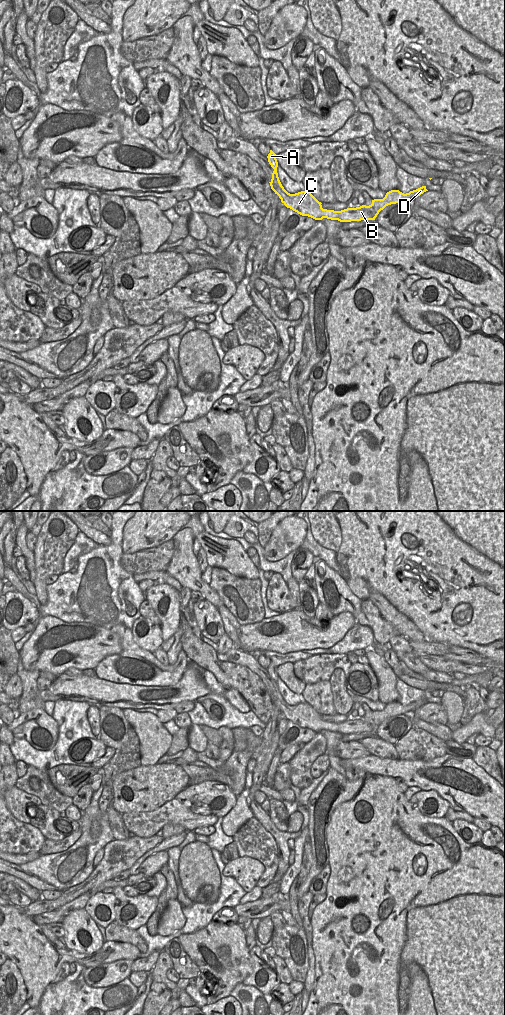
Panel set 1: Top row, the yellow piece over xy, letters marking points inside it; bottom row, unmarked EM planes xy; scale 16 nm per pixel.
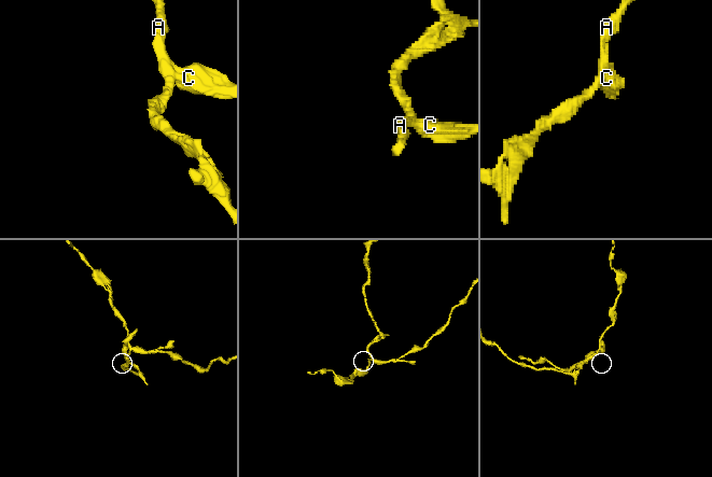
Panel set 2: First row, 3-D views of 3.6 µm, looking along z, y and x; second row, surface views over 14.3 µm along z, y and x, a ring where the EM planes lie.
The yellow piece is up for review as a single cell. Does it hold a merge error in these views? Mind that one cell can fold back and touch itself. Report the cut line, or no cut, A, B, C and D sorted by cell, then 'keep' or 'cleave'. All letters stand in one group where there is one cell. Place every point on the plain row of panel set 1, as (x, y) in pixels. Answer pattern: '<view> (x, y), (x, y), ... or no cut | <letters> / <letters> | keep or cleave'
xy (286, 703), (282, 706), (284, 714) | A / B C D | cleave

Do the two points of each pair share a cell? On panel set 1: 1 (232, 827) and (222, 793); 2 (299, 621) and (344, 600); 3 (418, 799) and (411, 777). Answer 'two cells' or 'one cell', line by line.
1: two cells
2: two cells
3: two cells

